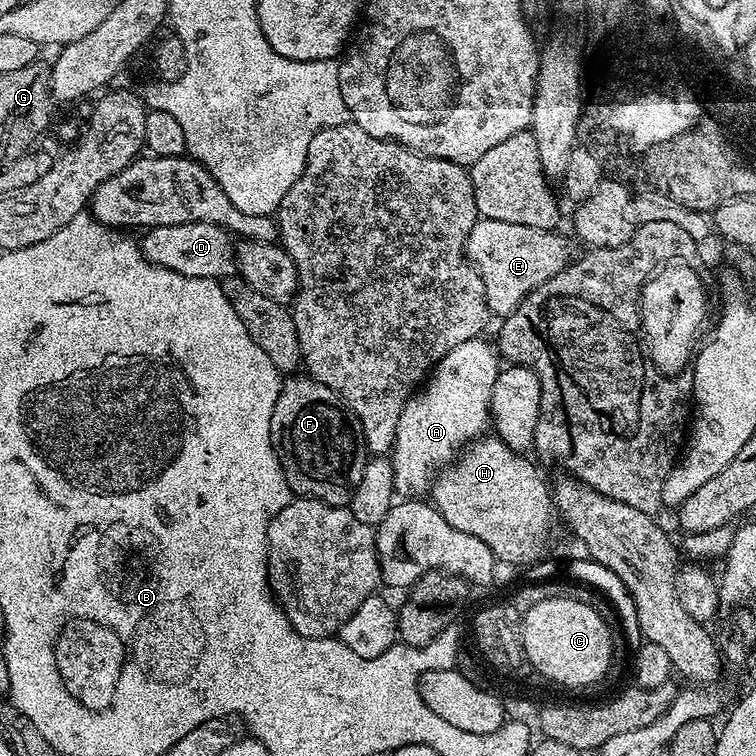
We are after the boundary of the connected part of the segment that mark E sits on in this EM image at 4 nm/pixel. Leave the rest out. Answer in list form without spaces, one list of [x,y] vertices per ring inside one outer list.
[[[477,219],[476,229],[468,237],[466,255],[473,266],[480,271],[480,277],[486,290],[488,311],[493,317],[509,316],[523,300],[538,286],[542,286],[554,274],[558,274],[573,259],[574,251],[564,236],[551,228],[535,228],[534,226],[518,226],[514,222],[498,222],[497,220]]]

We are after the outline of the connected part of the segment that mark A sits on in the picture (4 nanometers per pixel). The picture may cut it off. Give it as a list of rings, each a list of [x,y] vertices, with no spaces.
[[[484,338],[454,346],[434,365],[426,383],[408,399],[398,418],[390,459],[394,486],[401,497],[423,497],[431,489],[438,470],[447,468],[461,449],[489,431],[492,391],[501,367],[497,349],[493,345],[491,348]]]

